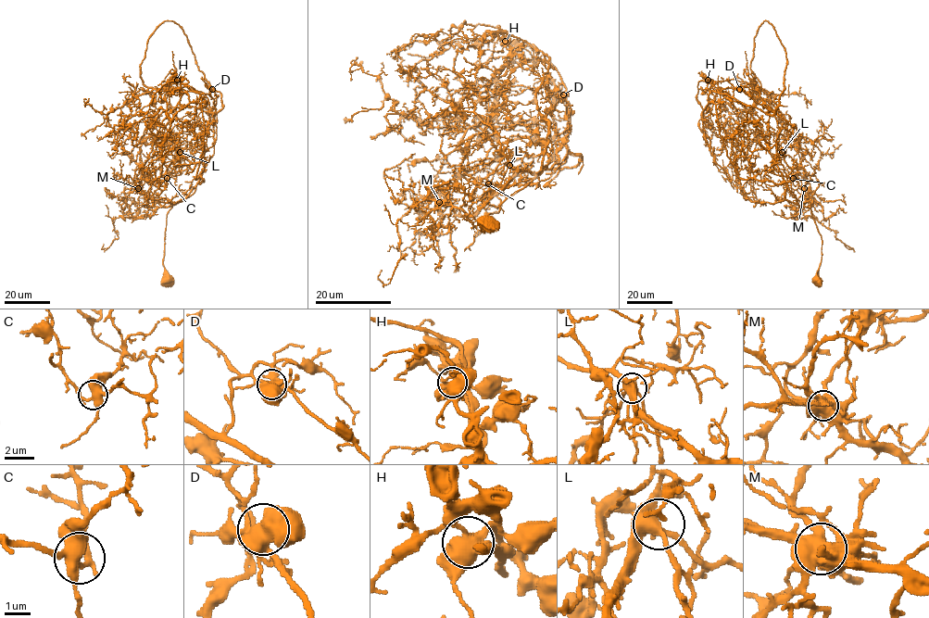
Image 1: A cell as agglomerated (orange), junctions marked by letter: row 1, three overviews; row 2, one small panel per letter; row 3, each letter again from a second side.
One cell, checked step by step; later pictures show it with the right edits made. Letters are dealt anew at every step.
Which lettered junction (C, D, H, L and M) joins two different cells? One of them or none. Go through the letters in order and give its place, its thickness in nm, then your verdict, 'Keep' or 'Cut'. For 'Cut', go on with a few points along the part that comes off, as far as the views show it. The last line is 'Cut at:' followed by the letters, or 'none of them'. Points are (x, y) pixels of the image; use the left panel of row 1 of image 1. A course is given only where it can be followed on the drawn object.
C: Place: (167, 178). Thickness 440 nm. Keep
D: Place: (212, 89). Thickness 500 nm. Keep
H: Place: (177, 80). Thickness 500 nm. Keep
L: Place: (180, 152). Thickness 400 nm. Keep
M: Place: (138, 188). Thickness 700 nm. Cut. Course of the part to remove: (138, 188), (172, 206), (203, 181), (195, 176), (204, 134), (198, 103), (185, 106), (170, 122), (158, 189)
Cut at: M

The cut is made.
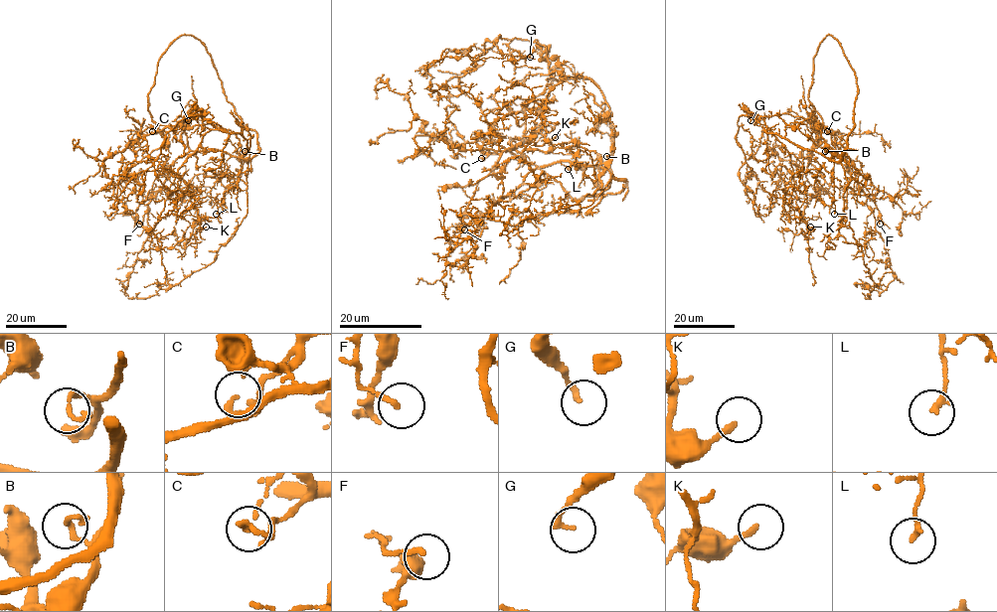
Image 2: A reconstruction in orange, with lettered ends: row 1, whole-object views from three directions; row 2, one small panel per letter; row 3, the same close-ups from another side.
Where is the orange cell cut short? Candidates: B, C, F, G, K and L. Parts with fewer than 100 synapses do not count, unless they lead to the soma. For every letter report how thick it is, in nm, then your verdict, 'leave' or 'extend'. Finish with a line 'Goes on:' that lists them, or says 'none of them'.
B: calibre 200 nm; leave
C: calibre 190 nm; leave
F: calibre 170 nm; leave
G: calibre 180 nm; leave
K: calibre 190 nm; leave
L: calibre 180 nm; leave
Goes on: none of them

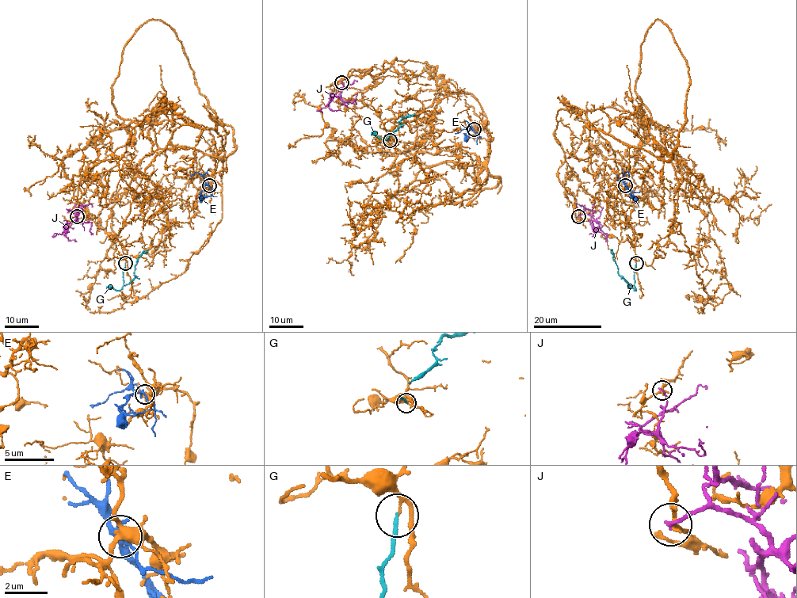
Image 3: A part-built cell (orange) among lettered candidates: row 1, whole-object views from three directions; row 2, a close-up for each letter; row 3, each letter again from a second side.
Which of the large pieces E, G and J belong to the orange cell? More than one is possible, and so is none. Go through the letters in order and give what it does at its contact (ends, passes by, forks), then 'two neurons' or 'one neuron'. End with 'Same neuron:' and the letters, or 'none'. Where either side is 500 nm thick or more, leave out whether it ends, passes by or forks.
E: it forks; two neurons
G: it ends; two neurons
J: it ends; two neurons
Same neuron: none

